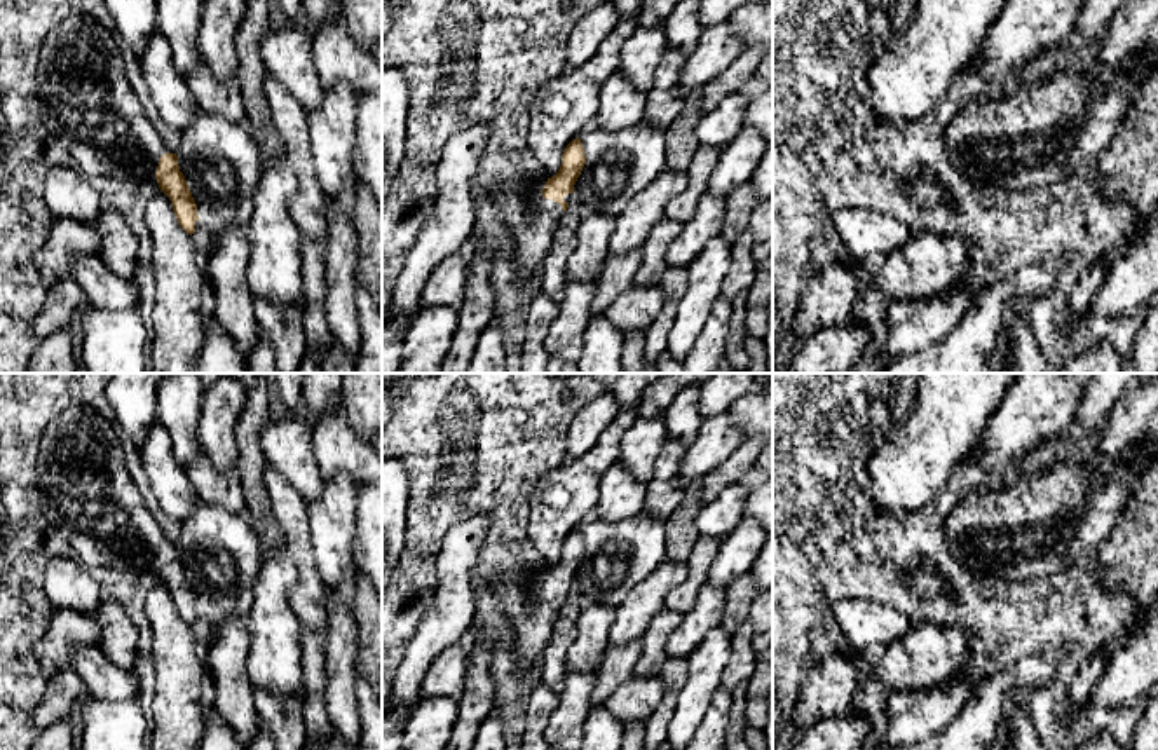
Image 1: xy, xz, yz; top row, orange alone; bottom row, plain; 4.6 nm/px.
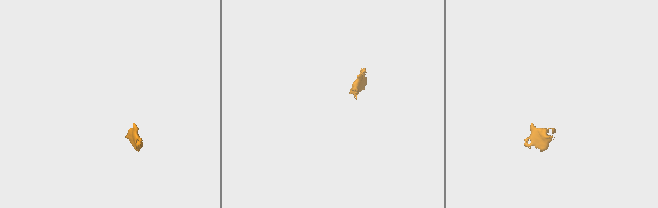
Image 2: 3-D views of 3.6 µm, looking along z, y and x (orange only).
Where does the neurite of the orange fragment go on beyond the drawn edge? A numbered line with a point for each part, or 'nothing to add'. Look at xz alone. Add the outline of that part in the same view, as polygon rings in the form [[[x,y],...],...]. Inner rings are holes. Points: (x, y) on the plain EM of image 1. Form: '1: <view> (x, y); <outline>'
1: xz (531, 609); [[[518,567],[495,581],[483,581],[501,600],[502,610],[514,631],[511,659],[520,672],[544,658],[553,624],[562,617],[563,600],[558,593],[542,588],[546,570]]]

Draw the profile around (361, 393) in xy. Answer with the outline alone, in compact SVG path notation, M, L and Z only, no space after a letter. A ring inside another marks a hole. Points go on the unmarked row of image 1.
M342 373L342 410L354 433L373 443L382 434L382 373Z

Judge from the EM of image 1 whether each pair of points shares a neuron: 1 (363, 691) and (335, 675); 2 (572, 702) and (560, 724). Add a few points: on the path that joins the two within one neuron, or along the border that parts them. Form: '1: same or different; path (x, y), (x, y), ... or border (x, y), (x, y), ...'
1: different; border (361, 677), (356, 684), (360, 728)
2: same; path (572, 707), (565, 719)

